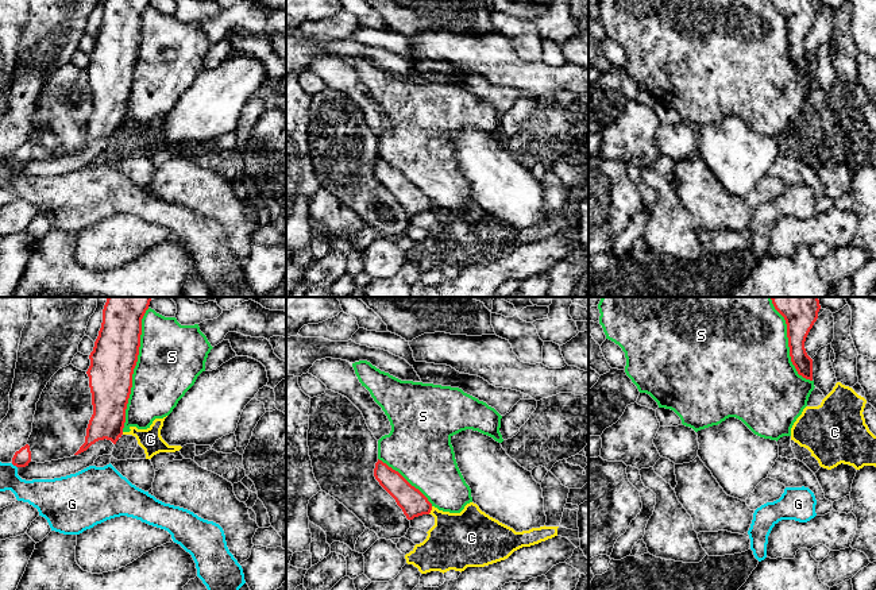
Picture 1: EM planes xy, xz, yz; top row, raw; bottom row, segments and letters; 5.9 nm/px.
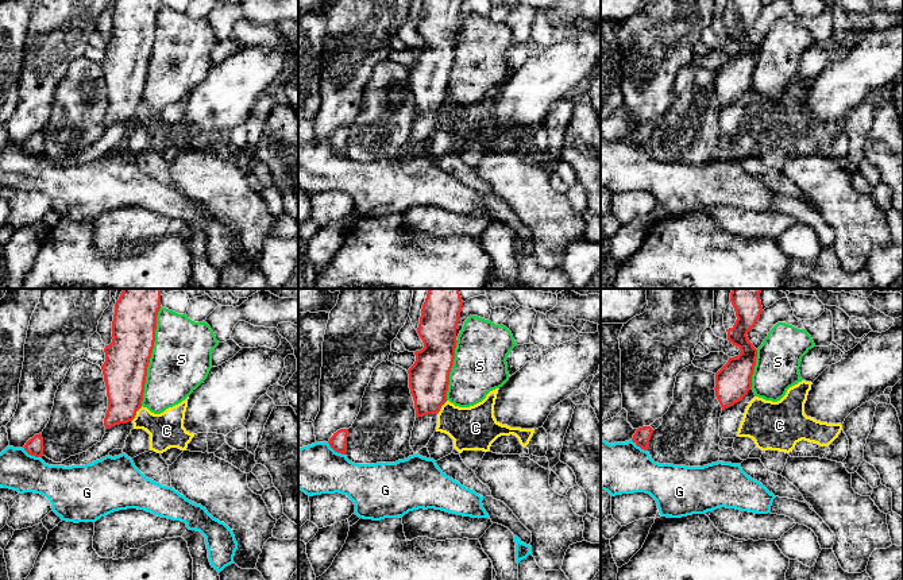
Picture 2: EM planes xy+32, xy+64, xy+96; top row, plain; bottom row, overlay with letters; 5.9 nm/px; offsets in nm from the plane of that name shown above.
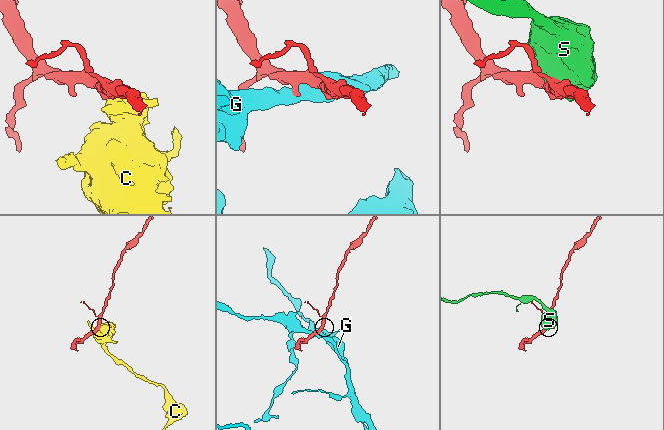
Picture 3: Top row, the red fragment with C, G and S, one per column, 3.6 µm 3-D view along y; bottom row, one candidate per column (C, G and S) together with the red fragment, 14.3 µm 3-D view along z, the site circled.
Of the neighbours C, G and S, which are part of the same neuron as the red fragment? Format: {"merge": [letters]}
{"merge": []}

